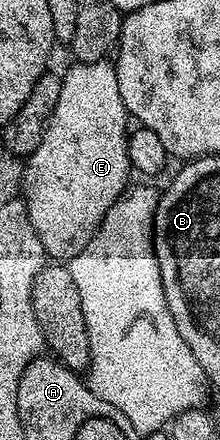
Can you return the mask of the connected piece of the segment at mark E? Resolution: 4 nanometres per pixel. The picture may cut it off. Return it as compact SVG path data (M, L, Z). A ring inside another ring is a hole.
M107 59L86 62L73 63L73 68L62 76L62 94L58 94L58 102L54 106L52 116L48 119L48 124L44 127L44 137L42 142L38 142L38 146L33 150L32 155L27 157L26 163L23 165L22 179L22 199L26 210L30 214L30 222L34 226L34 232L38 234L38 238L42 242L45 253L53 261L67 262L73 256L79 254L85 246L90 242L90 238L96 233L100 223L104 221L104 216L110 210L110 206L114 206L114 202L129 187L130 173L132 172L132 163L128 157L128 134L130 131L130 117L126 106L122 102L122 94L118 94L118 74L116 73L115 63L109 62Z

